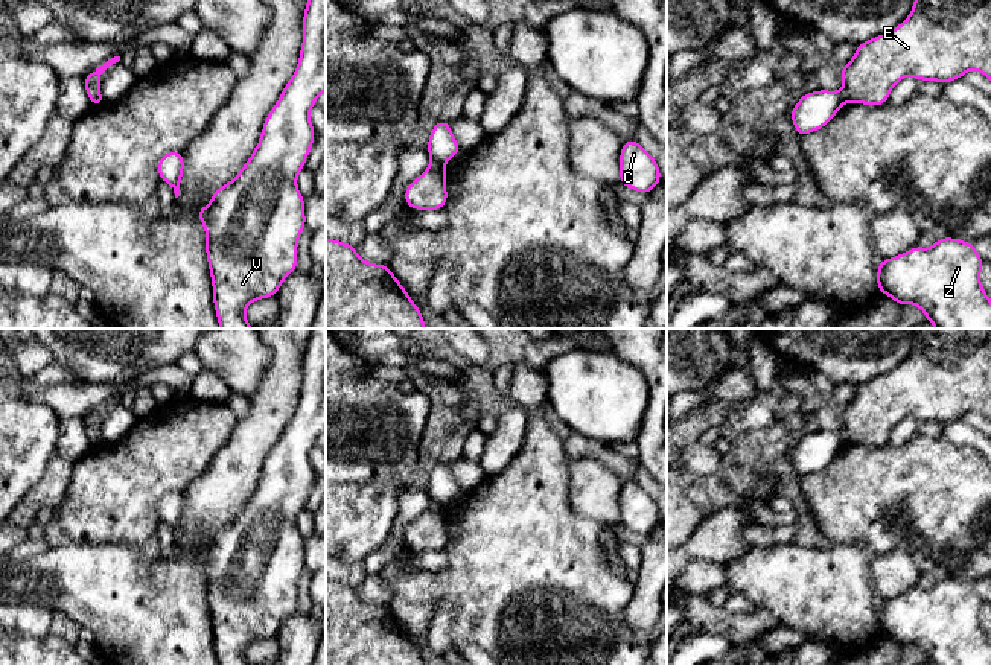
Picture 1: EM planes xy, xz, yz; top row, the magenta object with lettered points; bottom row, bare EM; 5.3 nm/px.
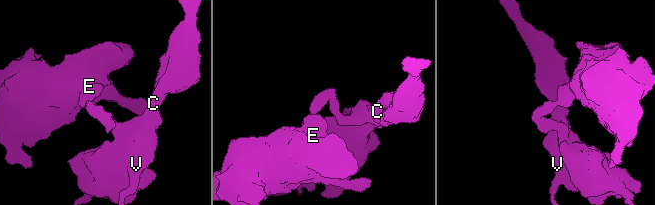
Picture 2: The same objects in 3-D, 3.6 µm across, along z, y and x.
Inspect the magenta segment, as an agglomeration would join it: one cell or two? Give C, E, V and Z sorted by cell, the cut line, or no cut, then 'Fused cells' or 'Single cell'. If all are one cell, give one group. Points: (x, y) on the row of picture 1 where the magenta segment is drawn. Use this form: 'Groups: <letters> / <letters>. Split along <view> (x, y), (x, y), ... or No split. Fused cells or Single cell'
Groups: C V Z / E. Split along xz (431, 159), (443, 165). Fused cells

